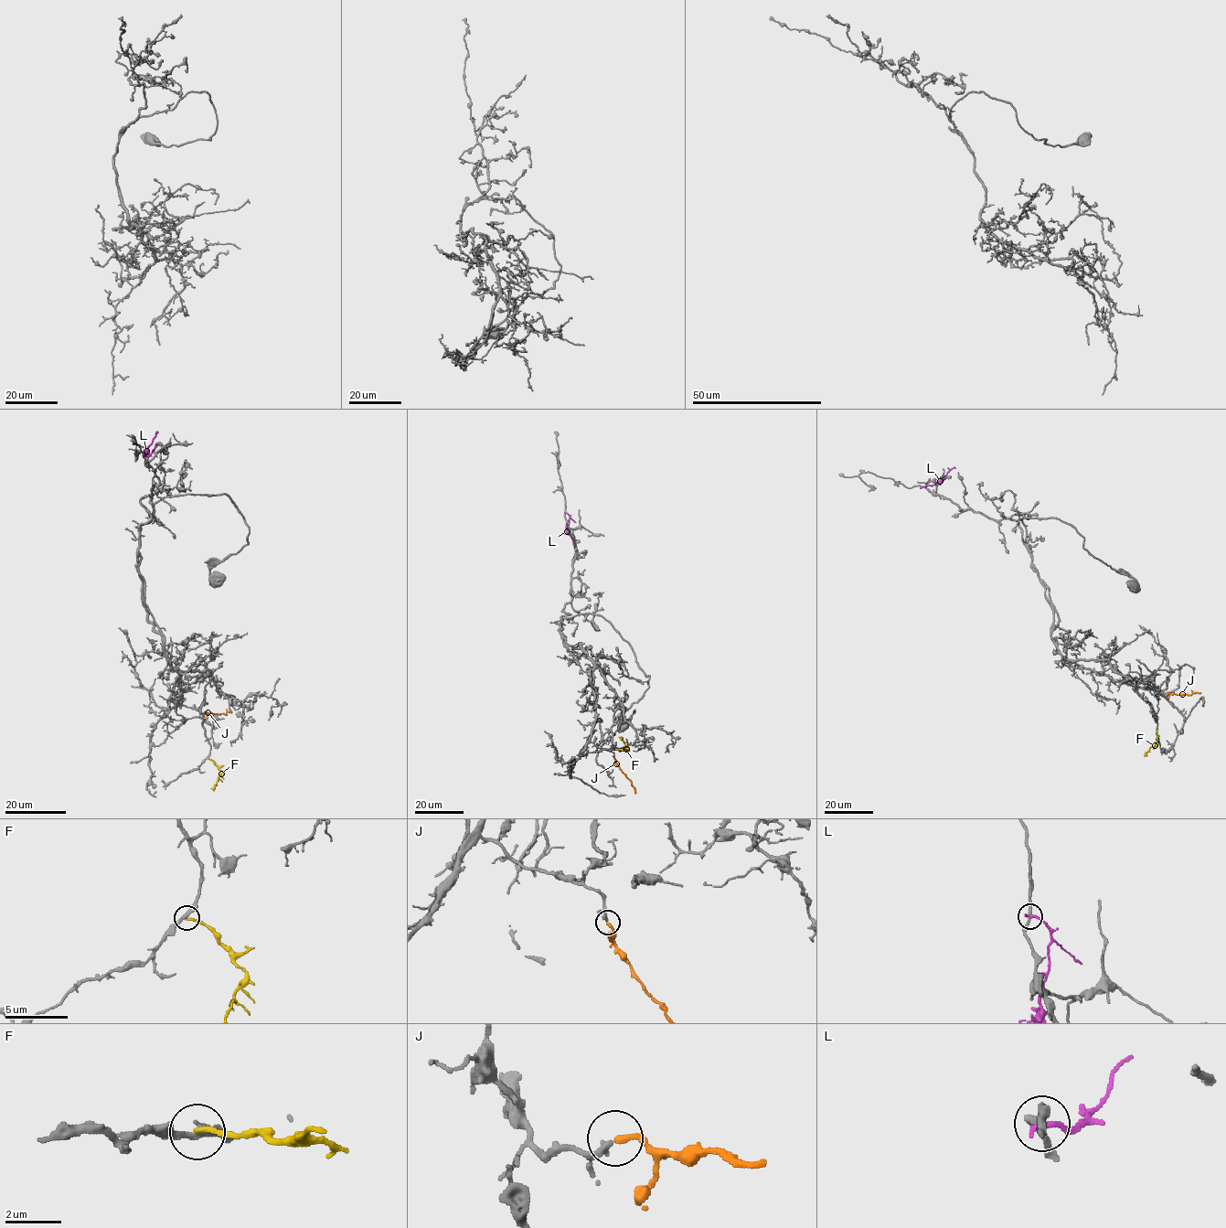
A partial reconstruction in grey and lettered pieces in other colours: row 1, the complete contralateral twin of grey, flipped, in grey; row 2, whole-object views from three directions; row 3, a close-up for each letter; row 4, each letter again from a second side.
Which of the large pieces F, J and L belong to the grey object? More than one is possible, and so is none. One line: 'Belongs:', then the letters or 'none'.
Belongs: J

